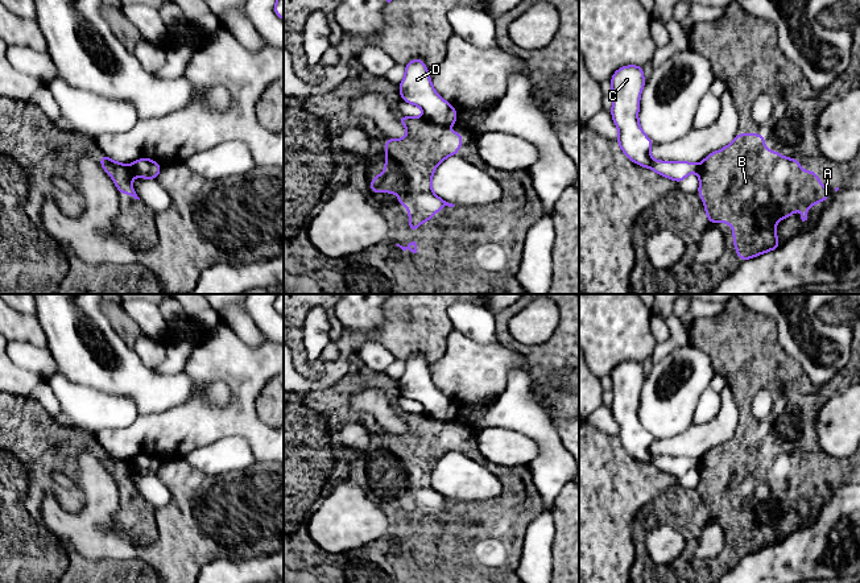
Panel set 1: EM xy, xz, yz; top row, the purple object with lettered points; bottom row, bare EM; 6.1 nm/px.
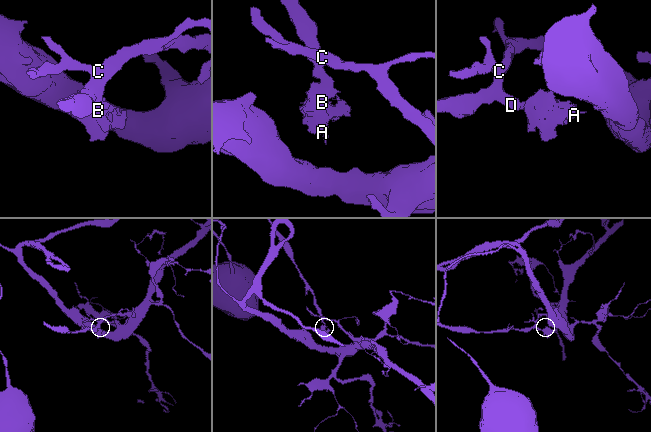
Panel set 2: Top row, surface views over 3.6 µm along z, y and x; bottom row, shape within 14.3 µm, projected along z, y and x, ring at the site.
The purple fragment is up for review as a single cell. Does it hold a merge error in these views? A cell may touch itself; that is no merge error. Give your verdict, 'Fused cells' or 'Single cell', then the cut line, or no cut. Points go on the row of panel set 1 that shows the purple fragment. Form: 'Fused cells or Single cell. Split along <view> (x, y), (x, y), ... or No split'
Fused cells. Split along xz (424, 116), (445, 125)

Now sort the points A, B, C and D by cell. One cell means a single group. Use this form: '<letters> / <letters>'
A B / C D

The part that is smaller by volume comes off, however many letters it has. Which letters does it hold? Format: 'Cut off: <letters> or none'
Cut off: A, B

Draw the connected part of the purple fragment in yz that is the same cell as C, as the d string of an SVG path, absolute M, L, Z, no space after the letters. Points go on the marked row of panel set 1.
M628 65L611 77L612 120L619 129L619 142L623 153L634 164L652 169L677 183L690 173L698 171L699 165L689 161L656 161L650 157L654 142L642 132L638 124L640 95L645 86L644 67Z

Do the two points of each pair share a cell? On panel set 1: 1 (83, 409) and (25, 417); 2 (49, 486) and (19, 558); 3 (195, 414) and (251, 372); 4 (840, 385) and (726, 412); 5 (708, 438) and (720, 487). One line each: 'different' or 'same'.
1: different
2: same
3: same
4: different
5: different

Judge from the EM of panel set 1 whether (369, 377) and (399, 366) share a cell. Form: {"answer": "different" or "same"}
{"answer": "different"}

